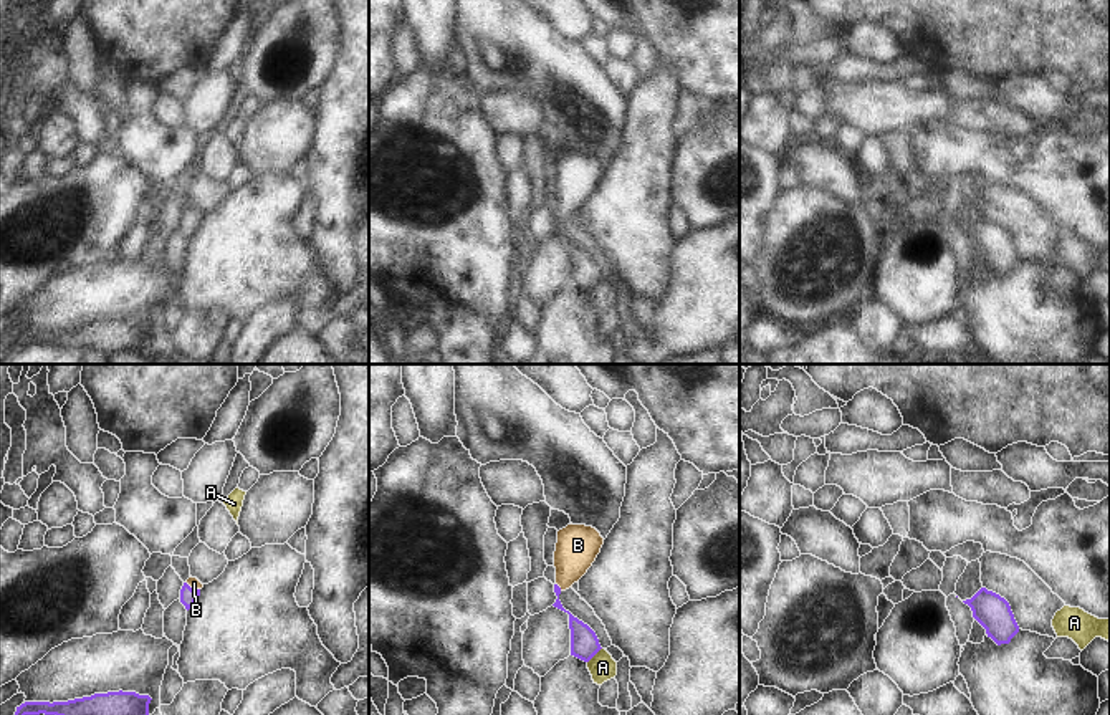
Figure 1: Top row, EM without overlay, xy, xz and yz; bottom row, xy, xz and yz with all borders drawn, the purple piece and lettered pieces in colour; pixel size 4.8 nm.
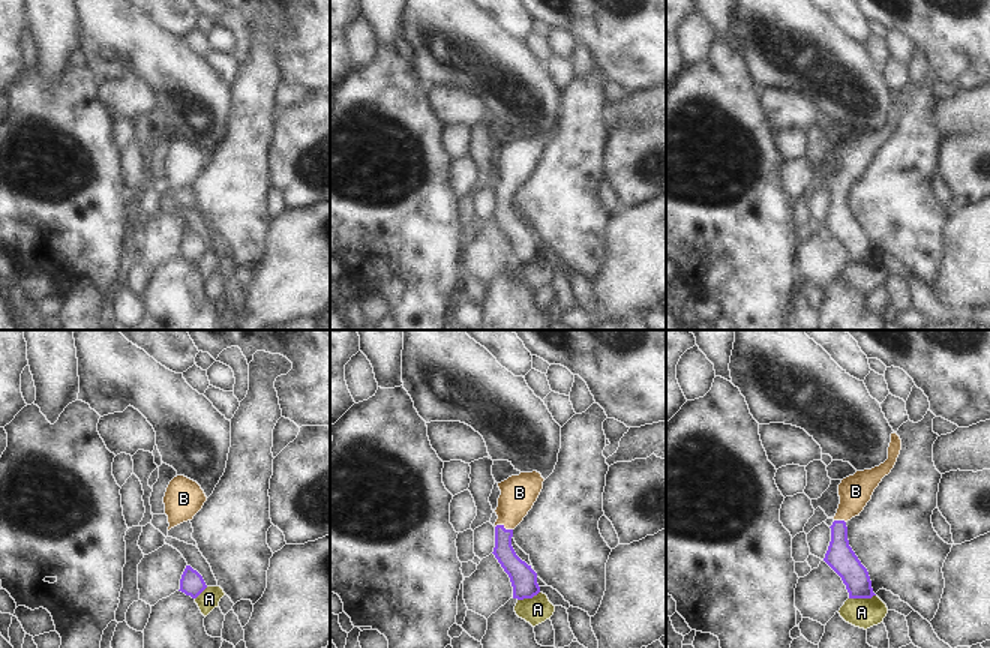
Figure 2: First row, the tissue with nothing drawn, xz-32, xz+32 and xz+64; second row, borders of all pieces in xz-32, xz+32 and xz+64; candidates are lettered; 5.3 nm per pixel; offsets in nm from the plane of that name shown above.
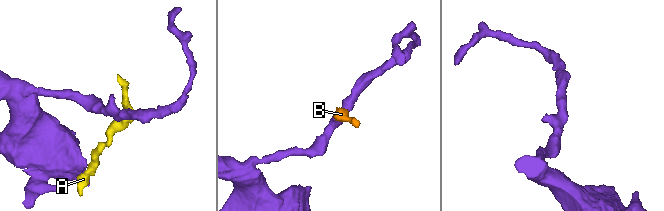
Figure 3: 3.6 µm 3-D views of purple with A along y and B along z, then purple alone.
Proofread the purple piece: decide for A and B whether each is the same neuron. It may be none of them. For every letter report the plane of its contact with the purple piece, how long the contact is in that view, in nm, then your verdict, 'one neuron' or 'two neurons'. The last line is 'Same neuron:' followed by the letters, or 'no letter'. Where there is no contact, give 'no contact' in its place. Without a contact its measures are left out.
A: contact in xz; length 100 nm; two neurons
B: contact in xz; length 50 nm; one neuron
Same neuron: B

